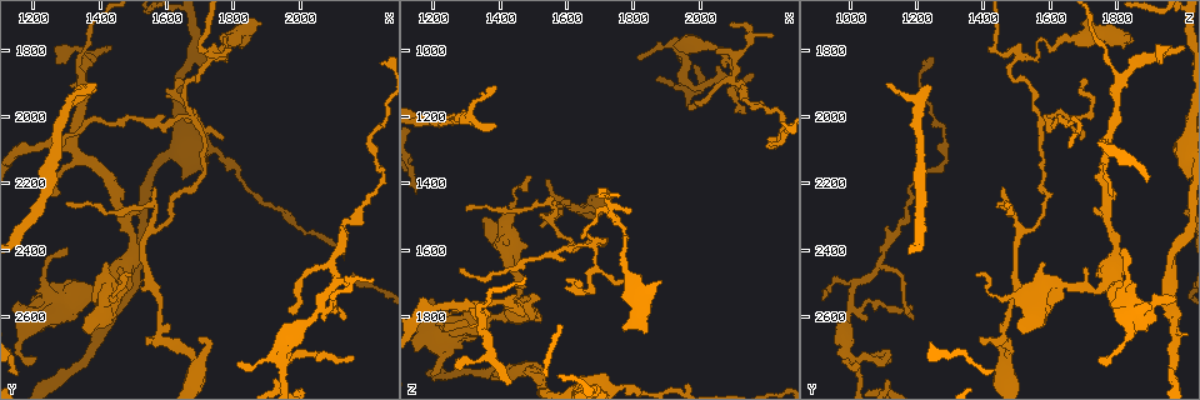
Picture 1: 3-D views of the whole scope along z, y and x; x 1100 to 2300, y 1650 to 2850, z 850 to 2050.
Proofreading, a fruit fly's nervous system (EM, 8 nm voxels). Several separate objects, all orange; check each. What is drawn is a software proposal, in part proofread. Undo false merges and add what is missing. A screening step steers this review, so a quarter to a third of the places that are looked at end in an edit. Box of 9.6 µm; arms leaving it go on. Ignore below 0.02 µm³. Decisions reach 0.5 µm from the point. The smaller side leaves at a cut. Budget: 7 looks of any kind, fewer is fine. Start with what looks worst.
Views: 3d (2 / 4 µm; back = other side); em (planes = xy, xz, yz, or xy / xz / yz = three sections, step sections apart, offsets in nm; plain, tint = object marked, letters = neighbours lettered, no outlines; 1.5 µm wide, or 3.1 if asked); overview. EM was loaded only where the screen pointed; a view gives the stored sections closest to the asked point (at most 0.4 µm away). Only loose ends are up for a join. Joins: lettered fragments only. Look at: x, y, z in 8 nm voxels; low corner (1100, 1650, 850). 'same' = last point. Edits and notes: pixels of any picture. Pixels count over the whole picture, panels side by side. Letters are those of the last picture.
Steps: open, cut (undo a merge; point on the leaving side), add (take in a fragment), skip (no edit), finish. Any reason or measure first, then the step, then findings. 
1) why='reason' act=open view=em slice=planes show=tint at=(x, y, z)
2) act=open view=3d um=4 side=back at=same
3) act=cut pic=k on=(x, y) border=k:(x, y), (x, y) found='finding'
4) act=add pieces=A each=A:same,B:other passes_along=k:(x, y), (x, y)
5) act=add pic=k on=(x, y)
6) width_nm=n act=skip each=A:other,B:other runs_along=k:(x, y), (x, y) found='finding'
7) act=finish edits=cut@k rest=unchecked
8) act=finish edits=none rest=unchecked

why='stops while still wide' act=open view=3d um=2 at=(1770, 1750, 1840)

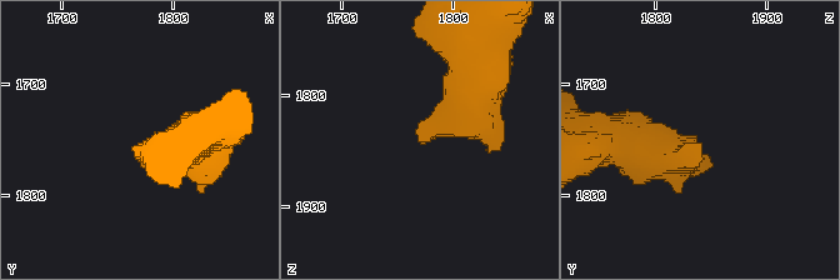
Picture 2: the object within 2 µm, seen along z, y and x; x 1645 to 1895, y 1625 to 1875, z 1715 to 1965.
why='shape alone is not enough' act=open view=em slice=planes show=letters at=(1770, 1754, 1844)

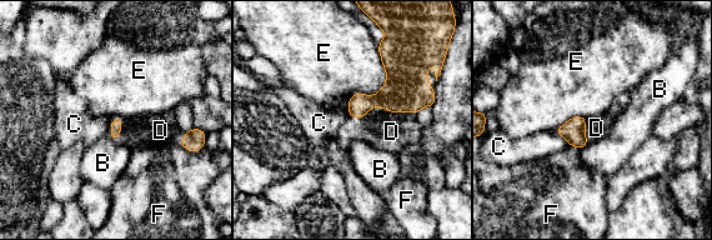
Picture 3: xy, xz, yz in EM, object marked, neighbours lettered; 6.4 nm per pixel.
act=add pieces=D each=B:other,C:other,D:same,E:other,F:other passes_along=3:(407, 89), (381, 106), (391, 131) found='it goes on there'

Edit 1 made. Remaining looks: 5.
act=open view=overview

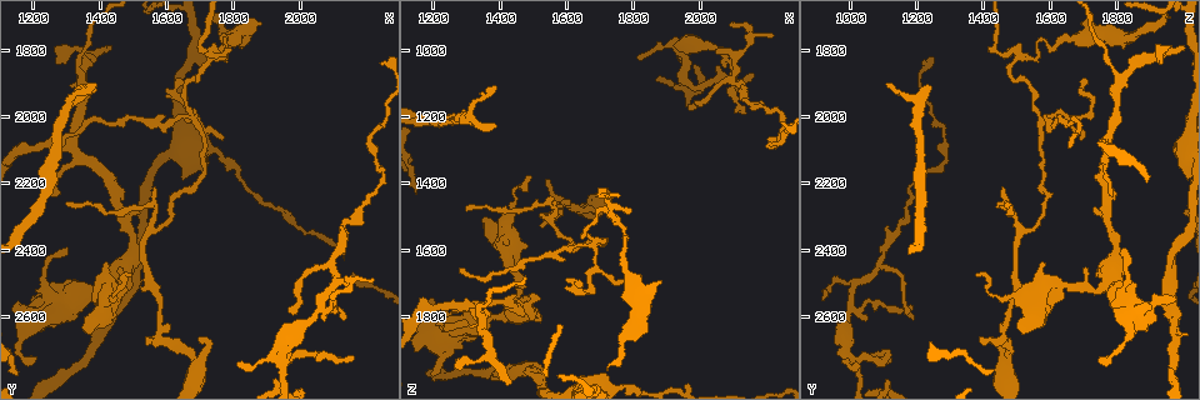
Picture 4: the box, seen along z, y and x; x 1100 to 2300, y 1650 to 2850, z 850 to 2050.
why='branch stops here' act=open view=3d um=2 at=(1380, 1910, 1230)

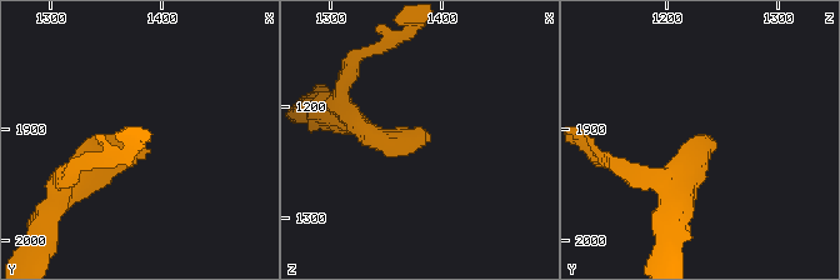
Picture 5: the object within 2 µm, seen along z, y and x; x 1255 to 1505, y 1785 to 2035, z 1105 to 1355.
act=open view=em slice=xy step=8 show=plain at=(1386, 1910, 1224)

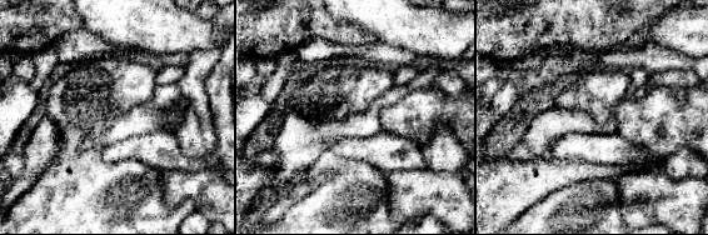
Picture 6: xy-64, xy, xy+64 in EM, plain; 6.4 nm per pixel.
act=open view=em slice=xy step=8 show=letters at=same

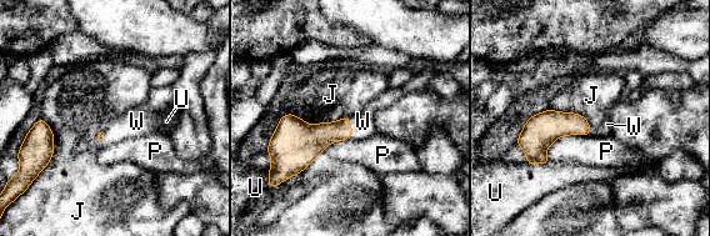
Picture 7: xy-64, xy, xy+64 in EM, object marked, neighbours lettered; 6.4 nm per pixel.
act=add pieces=W each=J:other,P:other,U:other,W:same passes_along=7:(314, 137), (351, 127), (363, 121) found='it goes on there'

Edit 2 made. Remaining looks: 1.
why='tapers out' act=open view=em slice=planes show=letters at=(1300, 2260, 1480)

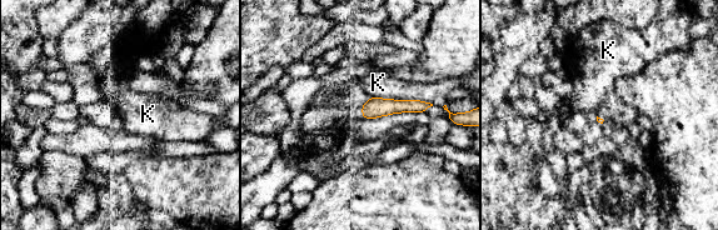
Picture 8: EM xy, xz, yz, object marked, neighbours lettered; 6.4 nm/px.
act=skip each=K:other border=8:(368, 96), (418, 99), (433, 104) found='none of them fits'

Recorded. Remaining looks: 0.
act=finish edits=add@3,add@7 rest=unchecked

